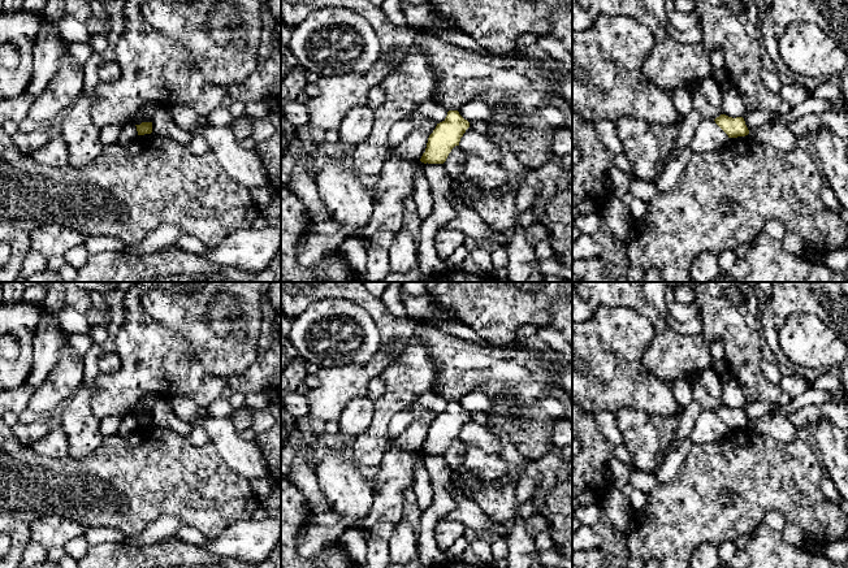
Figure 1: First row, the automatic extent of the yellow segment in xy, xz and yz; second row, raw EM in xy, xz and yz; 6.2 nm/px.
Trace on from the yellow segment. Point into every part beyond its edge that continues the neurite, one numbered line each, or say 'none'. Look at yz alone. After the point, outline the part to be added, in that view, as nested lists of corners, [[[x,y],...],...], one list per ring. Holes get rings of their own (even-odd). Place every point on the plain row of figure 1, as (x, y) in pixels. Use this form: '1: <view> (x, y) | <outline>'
none

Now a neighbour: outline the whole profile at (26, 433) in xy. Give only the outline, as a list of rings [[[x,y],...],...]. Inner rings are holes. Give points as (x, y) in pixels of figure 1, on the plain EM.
[[[35,421],[33,424],[20,422],[13,430],[21,443],[31,446],[35,441],[43,438],[49,429],[43,421]]]

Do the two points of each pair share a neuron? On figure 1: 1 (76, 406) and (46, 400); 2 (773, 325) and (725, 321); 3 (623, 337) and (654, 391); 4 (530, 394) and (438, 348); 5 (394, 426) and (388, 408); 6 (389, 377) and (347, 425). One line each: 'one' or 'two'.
1: two
2: two
3: one
4: one
5: two
6: two

